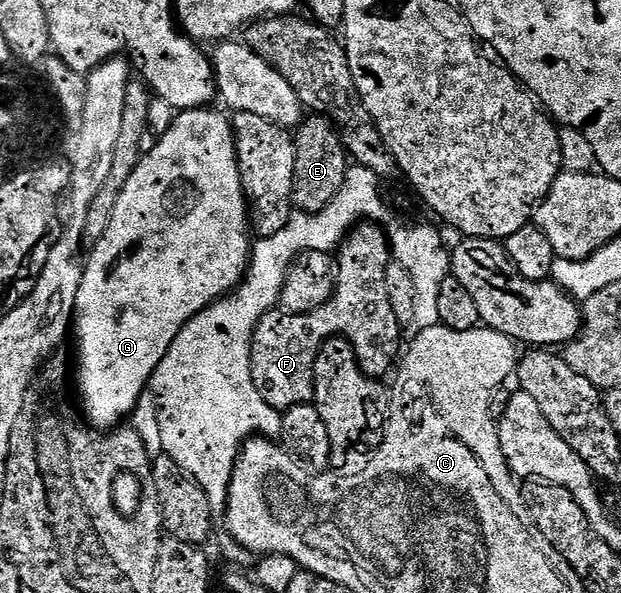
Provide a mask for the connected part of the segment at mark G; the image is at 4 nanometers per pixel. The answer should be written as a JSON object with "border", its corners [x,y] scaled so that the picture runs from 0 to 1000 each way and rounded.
{"border":[[[317,184],[293,187],[274,211],[266,228],[250,236],[245,256],[233,260],[221,275],[216,292],[203,305],[193,322],[190,339],[184,346],[184,359],[177,366],[177,379],[171,379],[164,401],[153,405],[148,432],[134,445],[135,465],[126,487],[122,521],[119,526],[119,565],[122,558],[122,653],[129,658],[132,700],[155,723],[187,723],[201,712],[200,707],[214,698],[221,681],[227,678],[225,664],[245,644],[245,631],[254,622],[261,602],[274,589],[274,582],[287,568],[287,562],[312,533],[327,524],[349,504],[359,504],[369,491],[388,476],[396,460],[403,435],[403,371],[399,351],[393,341],[393,320],[386,310],[386,287],[380,277],[380,239],[374,234],[374,209],[359,201],[343,184]]]}

